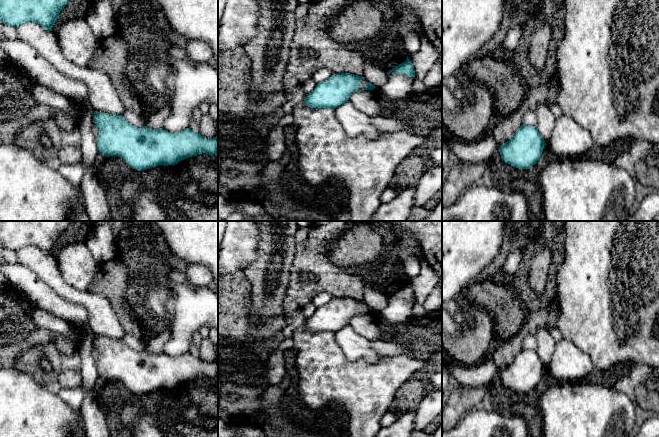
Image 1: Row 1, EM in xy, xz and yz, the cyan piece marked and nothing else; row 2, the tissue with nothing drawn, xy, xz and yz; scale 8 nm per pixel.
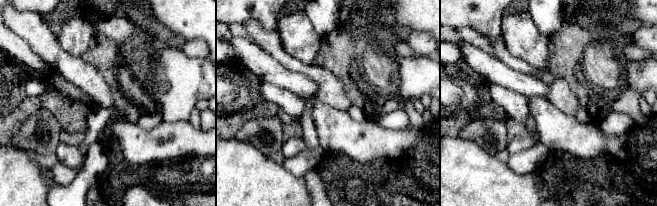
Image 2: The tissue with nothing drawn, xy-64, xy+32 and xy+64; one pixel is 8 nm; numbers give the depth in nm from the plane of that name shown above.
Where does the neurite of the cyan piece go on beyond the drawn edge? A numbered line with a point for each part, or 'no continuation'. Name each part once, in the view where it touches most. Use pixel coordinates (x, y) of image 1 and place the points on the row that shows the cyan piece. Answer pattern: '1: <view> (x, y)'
no continuation

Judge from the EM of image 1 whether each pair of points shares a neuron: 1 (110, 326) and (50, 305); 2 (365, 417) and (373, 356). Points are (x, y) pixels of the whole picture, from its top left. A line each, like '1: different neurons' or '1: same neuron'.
1: different neurons
2: different neurons

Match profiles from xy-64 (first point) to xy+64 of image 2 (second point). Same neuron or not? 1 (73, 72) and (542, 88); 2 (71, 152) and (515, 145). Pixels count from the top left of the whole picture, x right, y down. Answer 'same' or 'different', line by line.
1: different
2: same

